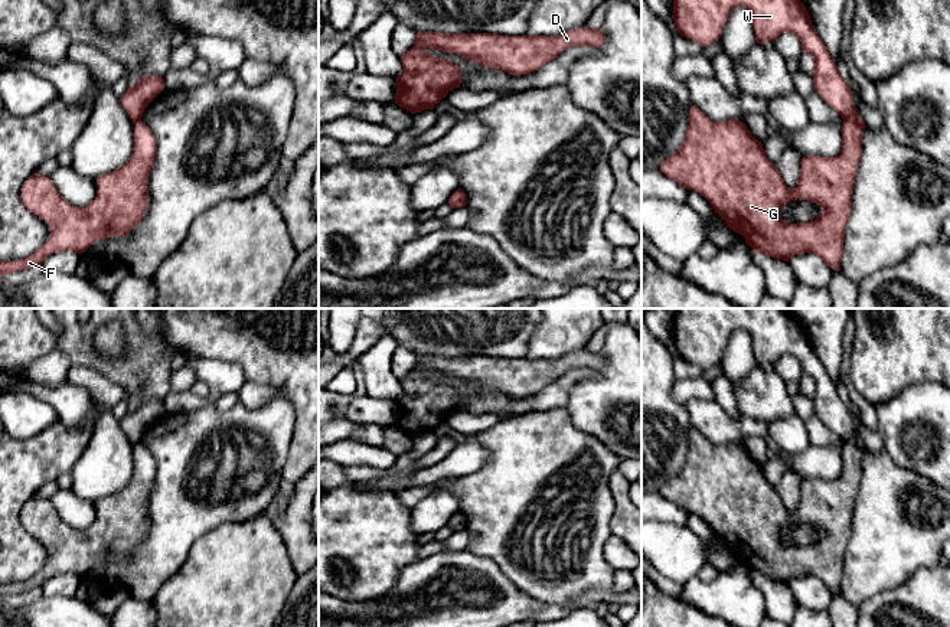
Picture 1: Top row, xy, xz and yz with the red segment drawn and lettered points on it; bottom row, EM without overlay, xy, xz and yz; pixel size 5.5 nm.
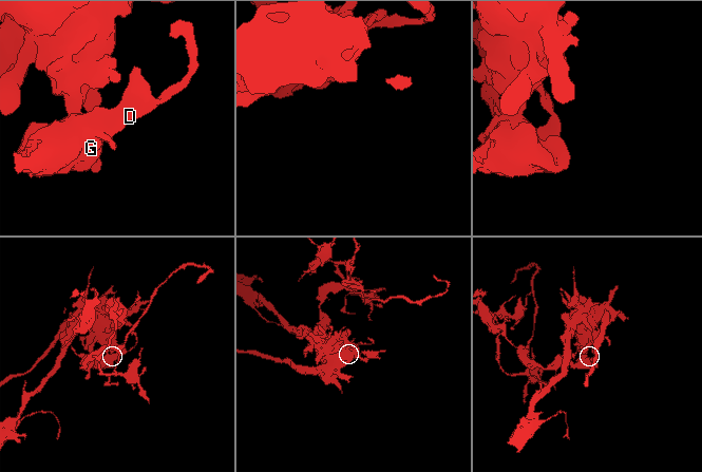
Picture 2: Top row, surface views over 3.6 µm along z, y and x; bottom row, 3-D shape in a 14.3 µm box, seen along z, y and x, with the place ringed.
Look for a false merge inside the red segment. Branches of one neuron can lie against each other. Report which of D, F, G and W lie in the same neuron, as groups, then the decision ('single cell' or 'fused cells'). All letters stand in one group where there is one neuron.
D F G / W; fused cells

